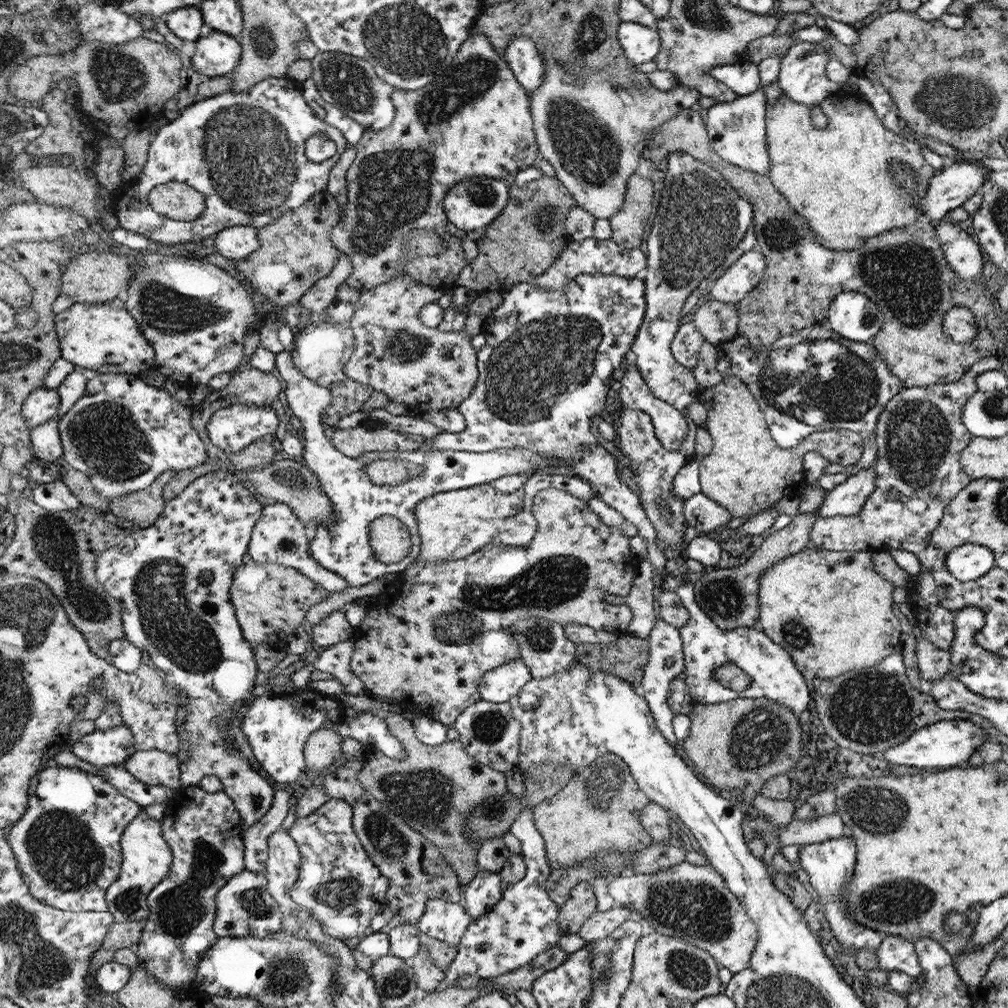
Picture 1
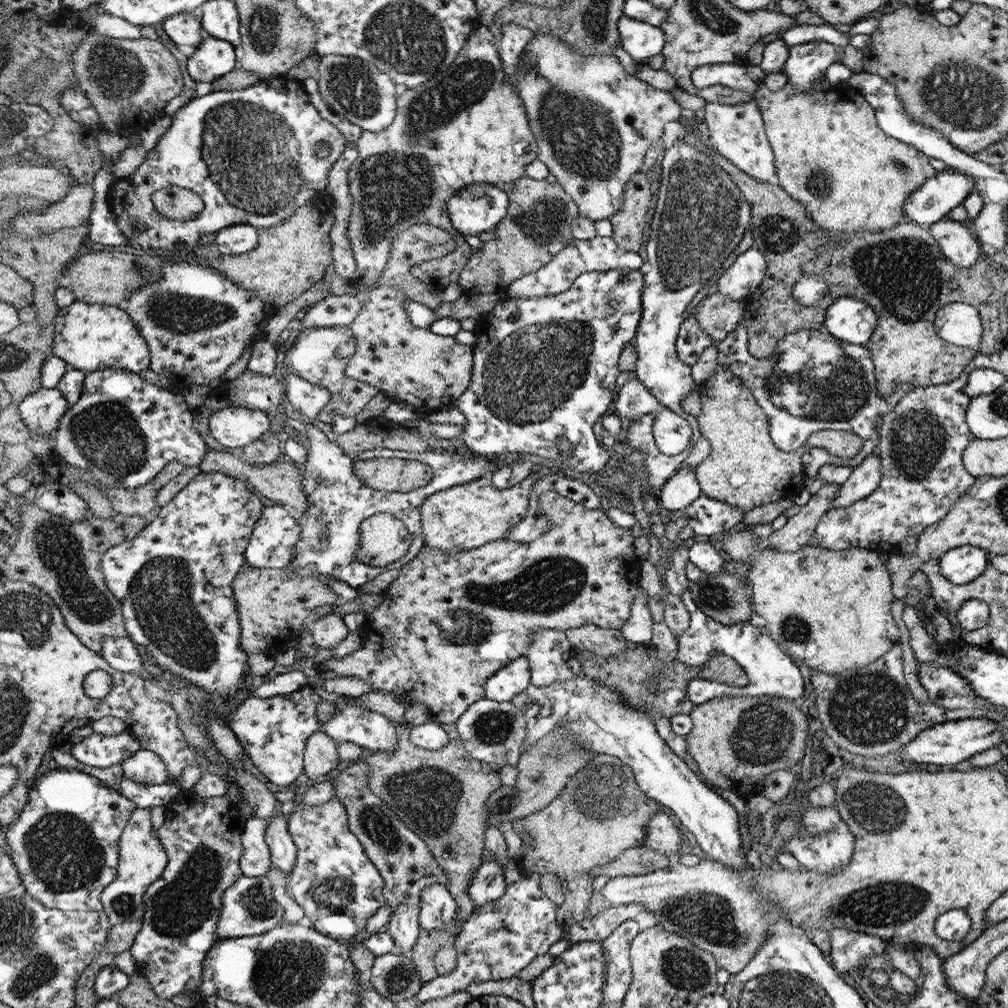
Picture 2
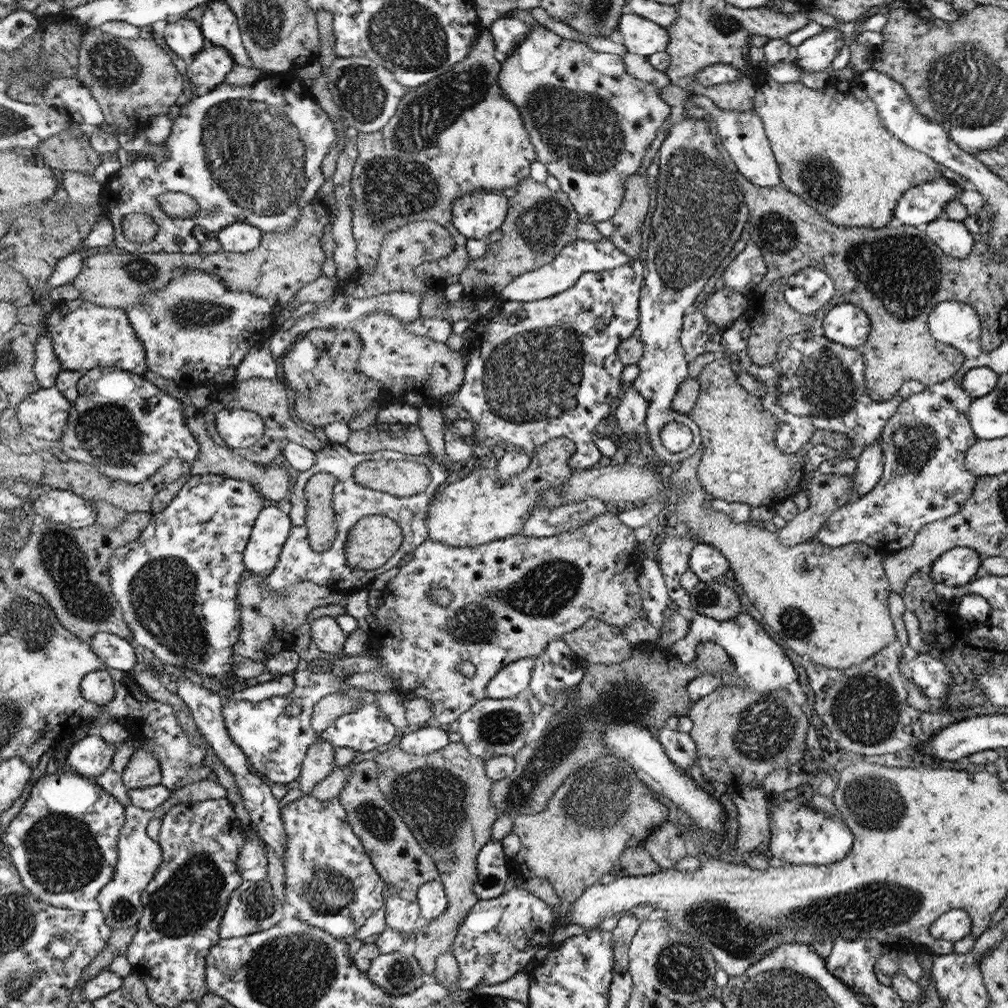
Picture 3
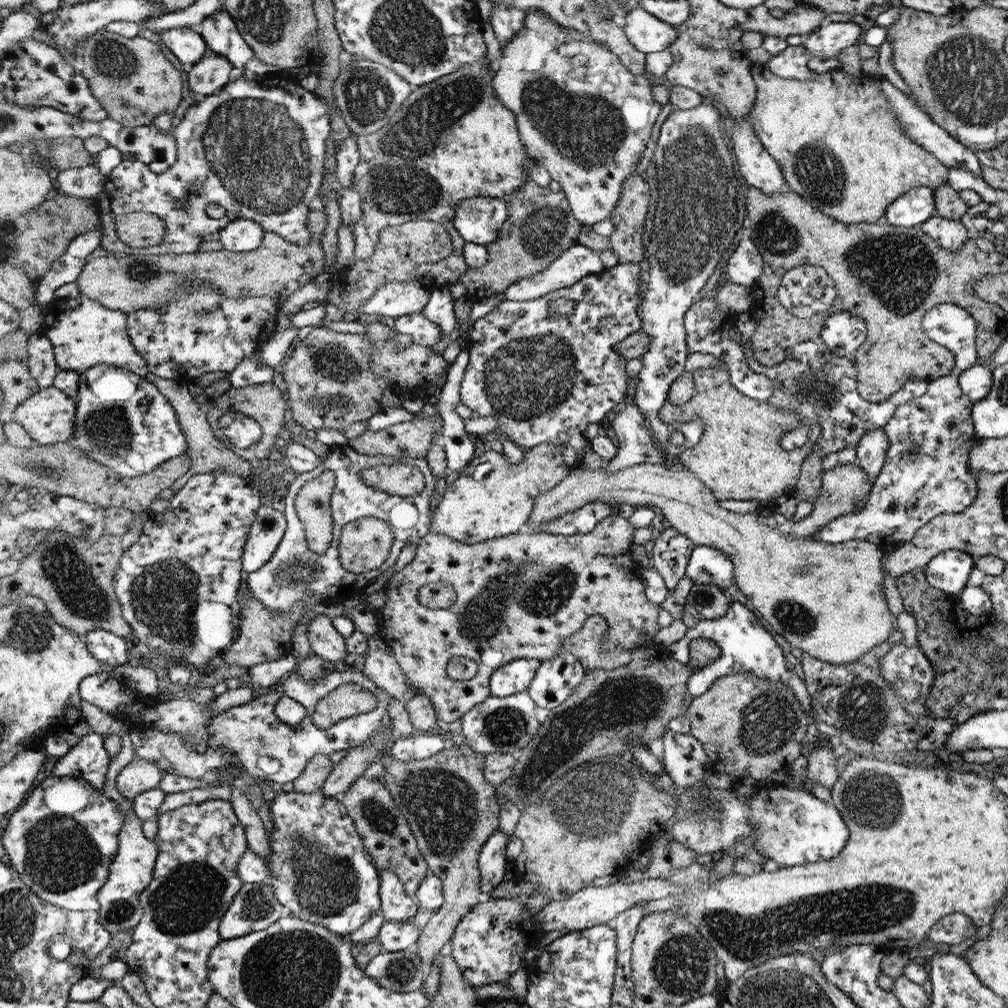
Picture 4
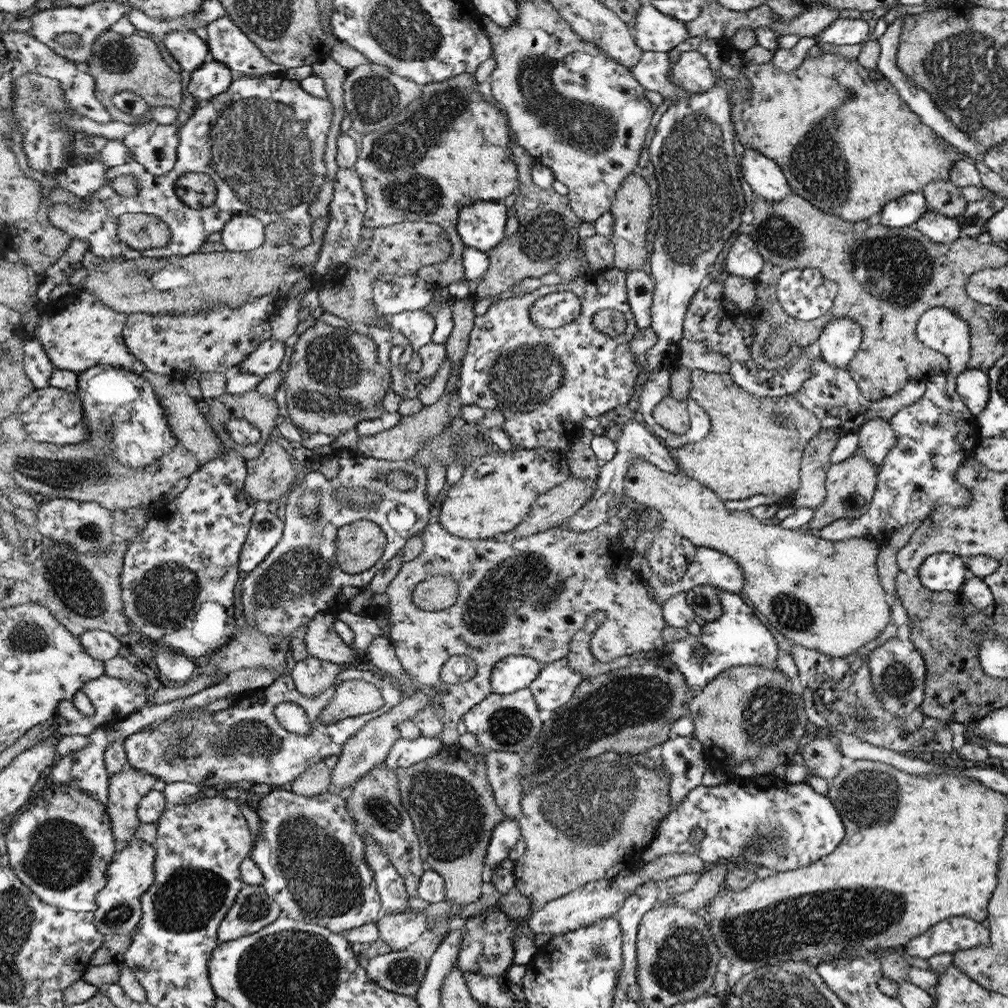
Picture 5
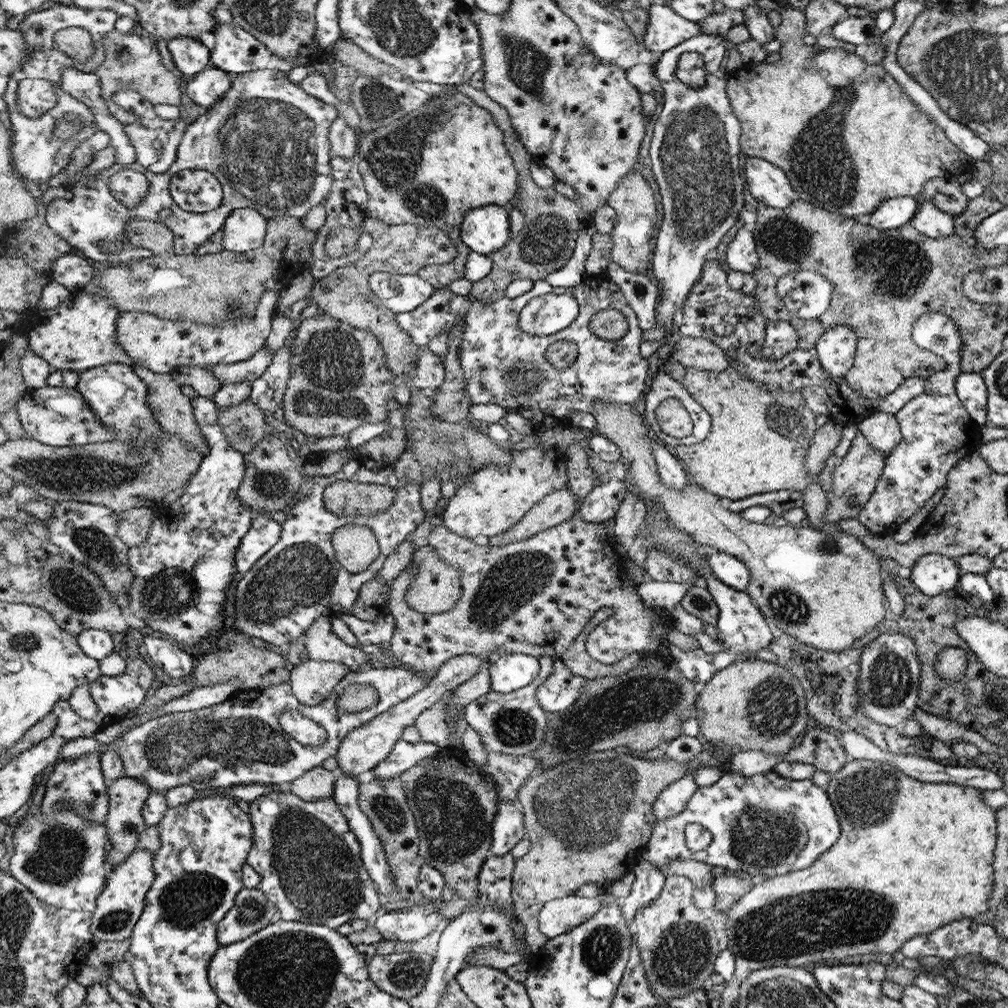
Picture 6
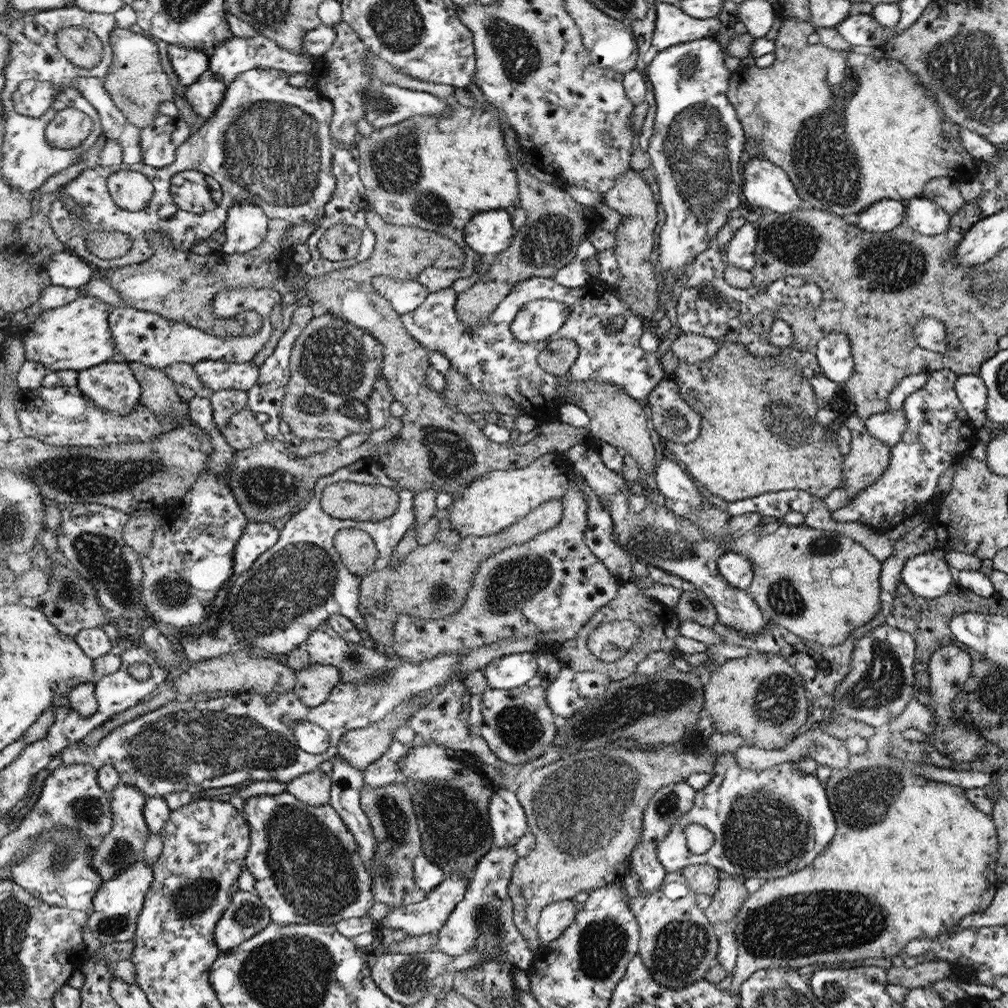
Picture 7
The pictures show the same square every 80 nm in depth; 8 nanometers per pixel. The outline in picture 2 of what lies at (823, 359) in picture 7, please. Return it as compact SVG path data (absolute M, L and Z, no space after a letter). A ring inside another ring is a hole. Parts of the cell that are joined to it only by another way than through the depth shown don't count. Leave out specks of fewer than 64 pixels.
M854 296L837 298L826 311L824 329L848 344L865 345L879 323L877 314Z

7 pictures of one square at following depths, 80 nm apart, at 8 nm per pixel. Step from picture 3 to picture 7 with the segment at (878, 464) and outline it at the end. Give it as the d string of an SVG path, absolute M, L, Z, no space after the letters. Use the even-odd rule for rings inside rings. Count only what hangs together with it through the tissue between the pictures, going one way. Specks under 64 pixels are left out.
M900 408L869 416L865 419L864 424L874 438L887 442L892 448L902 438L908 426L908 417Z

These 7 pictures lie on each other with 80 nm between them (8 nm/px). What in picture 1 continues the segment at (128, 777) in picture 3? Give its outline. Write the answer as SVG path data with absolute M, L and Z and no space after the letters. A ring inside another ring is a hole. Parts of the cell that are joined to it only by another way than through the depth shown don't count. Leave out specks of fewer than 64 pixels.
M156 749L137 751L124 766L133 772L138 780L146 784L167 786L178 790L182 786L180 763L179 756Z

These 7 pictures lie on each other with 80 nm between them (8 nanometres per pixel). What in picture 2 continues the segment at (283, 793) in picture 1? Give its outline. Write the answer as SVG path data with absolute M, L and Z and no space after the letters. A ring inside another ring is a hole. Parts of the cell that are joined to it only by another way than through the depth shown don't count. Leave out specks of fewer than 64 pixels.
M252 817L247 828L244 828L243 876L264 877L272 866L269 846L265 841L268 823L265 818Z

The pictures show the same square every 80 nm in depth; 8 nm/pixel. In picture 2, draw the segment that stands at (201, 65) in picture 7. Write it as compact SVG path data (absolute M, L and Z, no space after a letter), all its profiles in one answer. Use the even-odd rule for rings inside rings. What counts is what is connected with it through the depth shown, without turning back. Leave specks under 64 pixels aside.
M183 12L164 22L165 32L175 41L176 47L194 46L199 48L202 43L200 20L194 18L194 12Z

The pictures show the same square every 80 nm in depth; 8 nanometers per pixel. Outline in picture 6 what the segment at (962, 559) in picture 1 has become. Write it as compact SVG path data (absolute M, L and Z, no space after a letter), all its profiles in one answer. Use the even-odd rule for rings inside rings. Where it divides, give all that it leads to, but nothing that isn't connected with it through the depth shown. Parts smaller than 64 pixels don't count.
M928 554L912 566L910 581L927 596L937 596L956 588L960 582L960 566L955 558Z

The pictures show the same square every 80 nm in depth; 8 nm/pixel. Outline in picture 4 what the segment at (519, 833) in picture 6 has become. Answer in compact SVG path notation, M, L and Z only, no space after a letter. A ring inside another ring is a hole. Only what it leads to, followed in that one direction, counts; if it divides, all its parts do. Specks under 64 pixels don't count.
M497 830L495 835L487 840L479 855L479 867L482 872L481 892L484 898L504 881L508 862L505 852L510 839L511 836Z

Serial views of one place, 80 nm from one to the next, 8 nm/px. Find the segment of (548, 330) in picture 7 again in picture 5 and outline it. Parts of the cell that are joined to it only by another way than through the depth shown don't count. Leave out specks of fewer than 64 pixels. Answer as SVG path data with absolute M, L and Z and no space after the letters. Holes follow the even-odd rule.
M570 291L552 293L538 300L530 313L531 320L540 328L556 330L582 314L582 301Z

